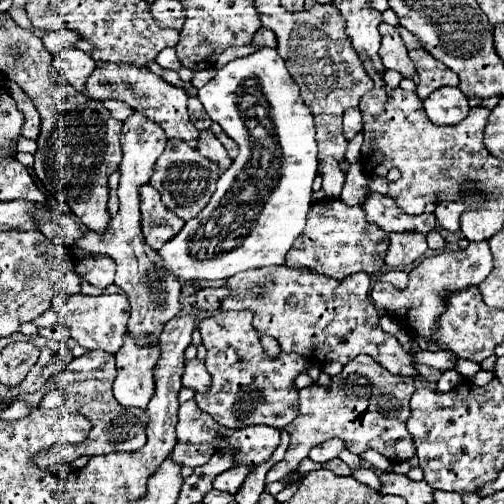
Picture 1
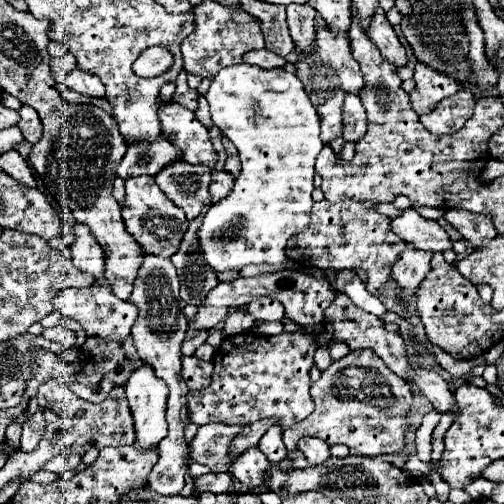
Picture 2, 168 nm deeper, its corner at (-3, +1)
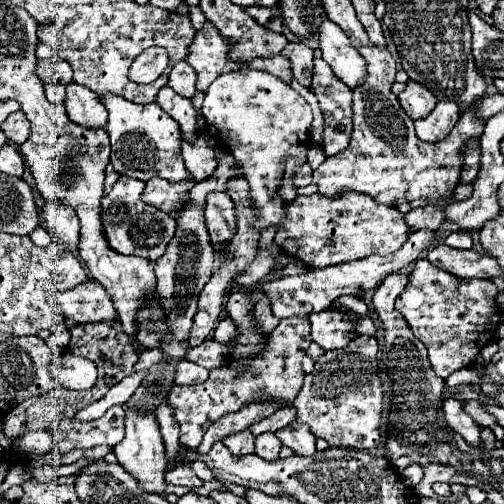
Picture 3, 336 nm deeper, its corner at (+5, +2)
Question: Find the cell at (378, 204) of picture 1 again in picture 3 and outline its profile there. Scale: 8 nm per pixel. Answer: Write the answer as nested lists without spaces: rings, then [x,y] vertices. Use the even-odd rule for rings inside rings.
[[[436,244],[426,252],[426,258],[436,266],[460,278],[494,278],[500,276],[496,260],[476,250],[458,250],[446,244]]]

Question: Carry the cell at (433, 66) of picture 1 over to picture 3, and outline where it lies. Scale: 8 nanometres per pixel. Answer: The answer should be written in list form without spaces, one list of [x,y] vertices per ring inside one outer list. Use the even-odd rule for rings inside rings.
[[[414,80],[406,82],[406,90],[402,94],[398,94],[398,100],[400,100],[400,106],[404,108],[404,112],[412,120],[426,118],[438,102],[438,98],[426,86],[422,86],[420,82],[414,82]]]

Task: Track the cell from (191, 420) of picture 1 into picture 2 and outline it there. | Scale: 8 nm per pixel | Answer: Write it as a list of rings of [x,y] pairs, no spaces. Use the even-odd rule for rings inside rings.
[[[272,425],[264,433],[264,437],[260,439],[258,447],[268,457],[270,463],[280,463],[280,459],[284,459],[284,455],[288,453],[284,443],[282,443],[282,429],[280,429],[280,425]]]

